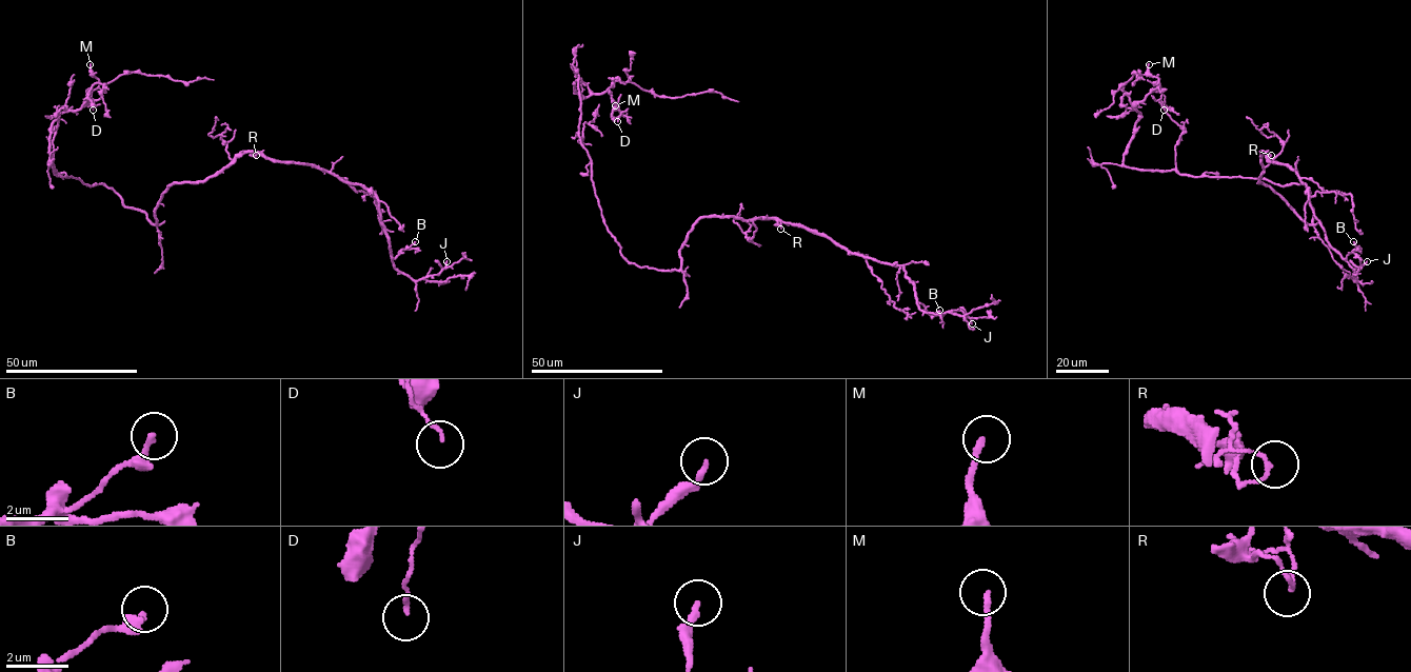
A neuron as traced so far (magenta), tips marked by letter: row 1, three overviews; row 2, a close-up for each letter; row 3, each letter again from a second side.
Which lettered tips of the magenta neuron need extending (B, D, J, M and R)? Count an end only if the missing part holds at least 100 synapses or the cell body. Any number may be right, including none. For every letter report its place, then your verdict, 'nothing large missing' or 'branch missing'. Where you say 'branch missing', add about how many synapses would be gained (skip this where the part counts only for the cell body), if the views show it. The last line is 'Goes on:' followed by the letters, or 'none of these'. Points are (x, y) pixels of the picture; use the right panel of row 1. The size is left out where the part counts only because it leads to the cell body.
B: (1353, 241) | nothing large missing
D: (1164, 110) | nothing large missing
J: (1367, 261) | nothing large missing
M: (1149, 64) | nothing large missing
R: (1271, 155) | nothing large missing
Goes on: none of these

